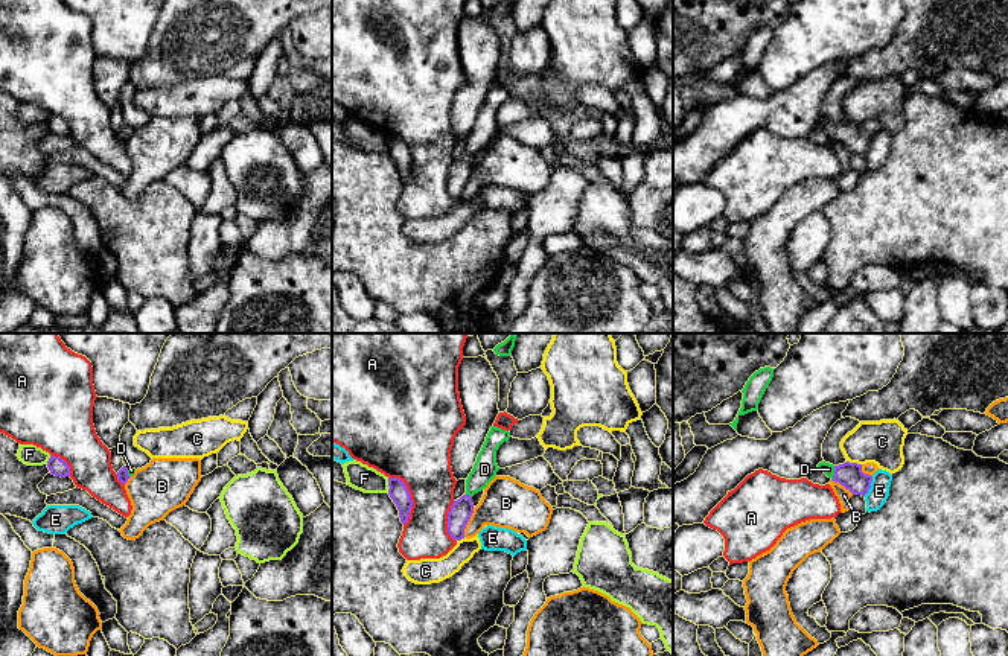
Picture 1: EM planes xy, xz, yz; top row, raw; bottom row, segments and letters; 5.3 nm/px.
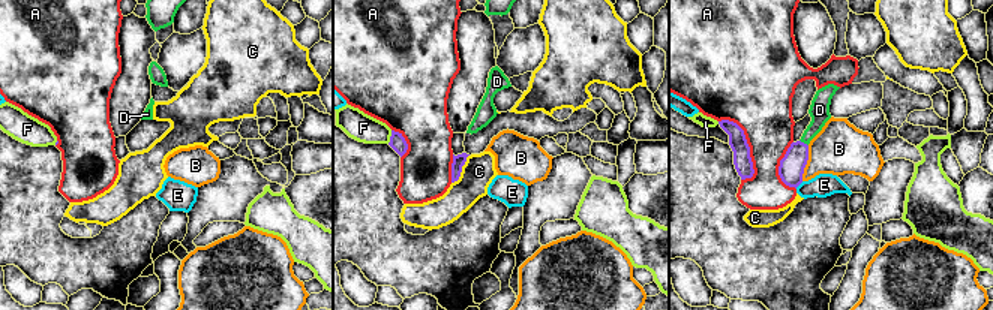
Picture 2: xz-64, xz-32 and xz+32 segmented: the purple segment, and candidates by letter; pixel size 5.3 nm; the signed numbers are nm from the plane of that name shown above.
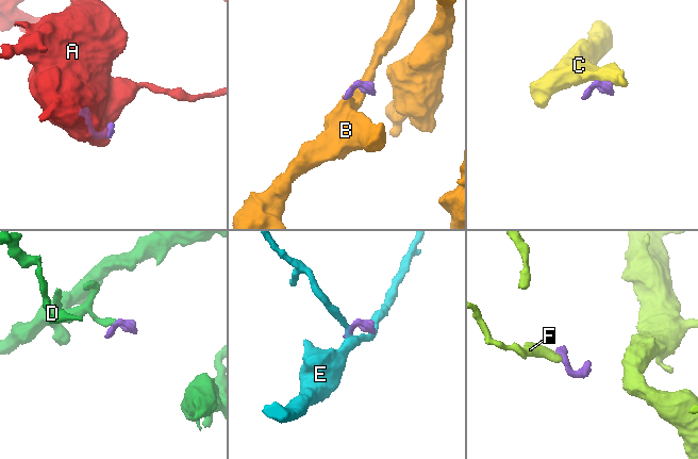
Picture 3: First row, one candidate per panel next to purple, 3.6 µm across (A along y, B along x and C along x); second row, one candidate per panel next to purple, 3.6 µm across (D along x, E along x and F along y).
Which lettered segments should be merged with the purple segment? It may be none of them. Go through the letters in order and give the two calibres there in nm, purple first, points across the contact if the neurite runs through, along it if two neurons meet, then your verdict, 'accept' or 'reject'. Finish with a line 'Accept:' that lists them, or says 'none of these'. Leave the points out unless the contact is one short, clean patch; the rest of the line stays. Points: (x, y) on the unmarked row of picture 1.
A: calibres 100 and 360 nm; reject
B: calibres 120 and 260 nm; reject
C: calibres 140 and 220 nm; border yz (847, 119), (861, 124); reject
D: calibres 140 and 60 nm; way yz (850, 134), (835, 133), (829, 128); accept
E: calibres 140 and 110 nm; reject
F: calibres 100 and 140 nm; border xz (387, 137), (389, 151); reject
Accept: D

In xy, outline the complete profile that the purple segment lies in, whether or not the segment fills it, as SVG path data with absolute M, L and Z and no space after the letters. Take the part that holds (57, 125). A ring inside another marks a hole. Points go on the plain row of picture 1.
M50 114L50 117L47 120L47 126L49 126L50 132L55 135L61 135L61 137L70 135L69 123L64 119L61 119L59 116Z

